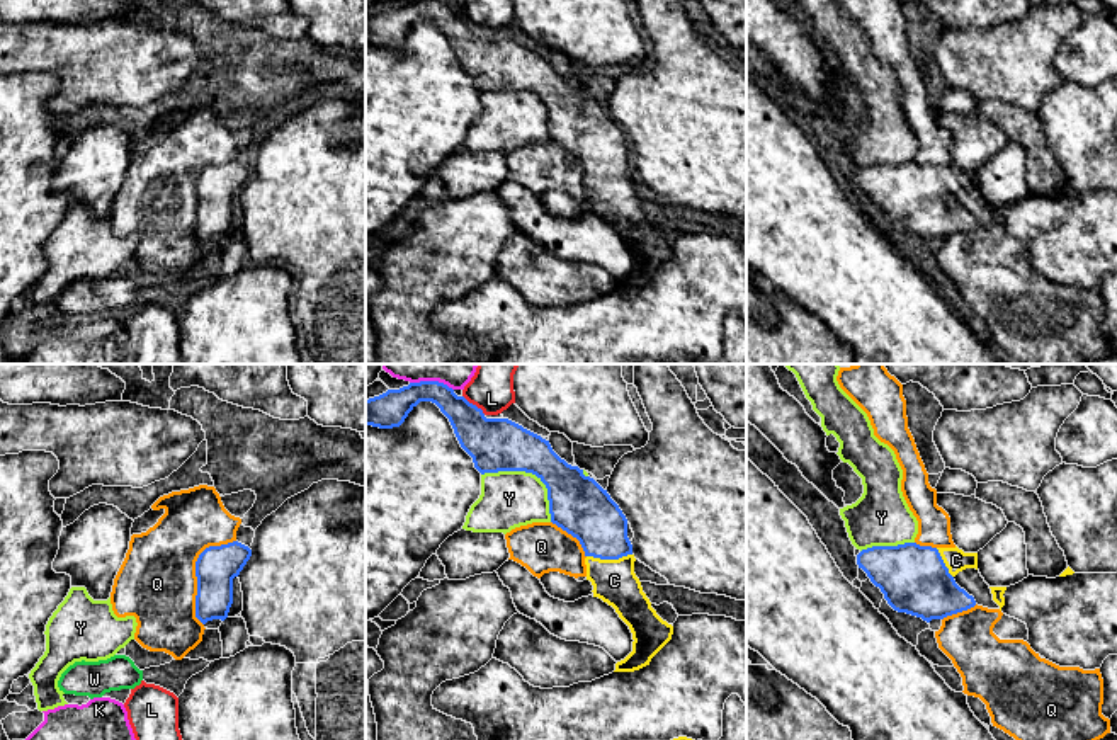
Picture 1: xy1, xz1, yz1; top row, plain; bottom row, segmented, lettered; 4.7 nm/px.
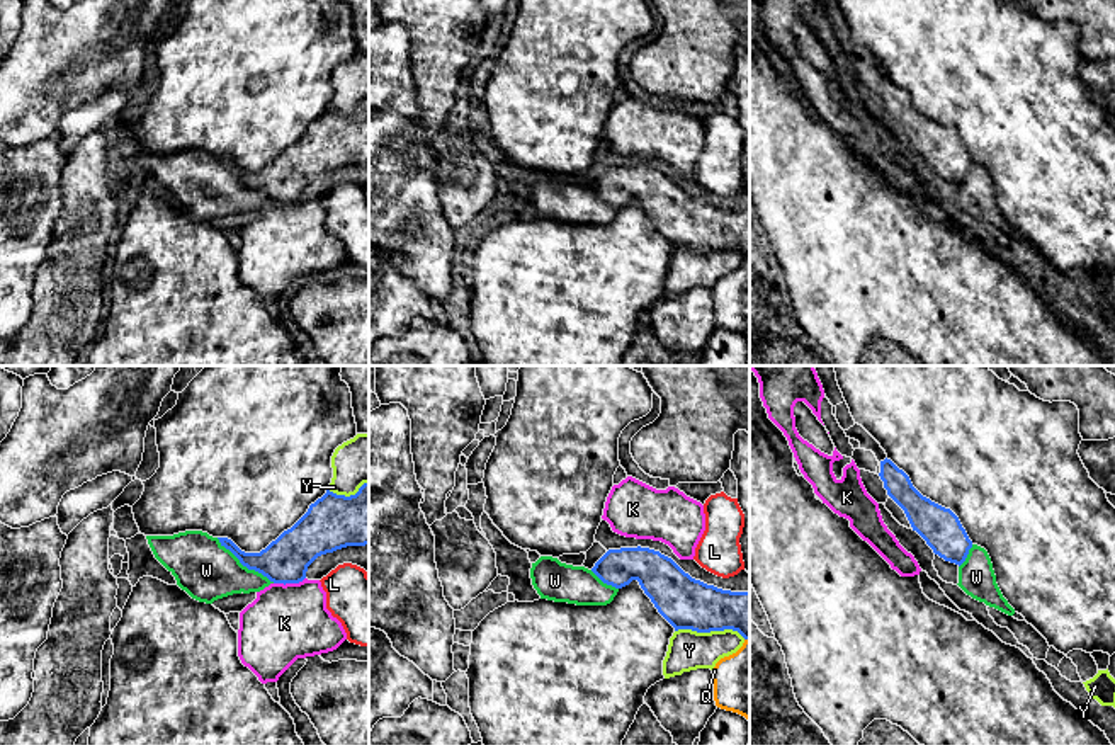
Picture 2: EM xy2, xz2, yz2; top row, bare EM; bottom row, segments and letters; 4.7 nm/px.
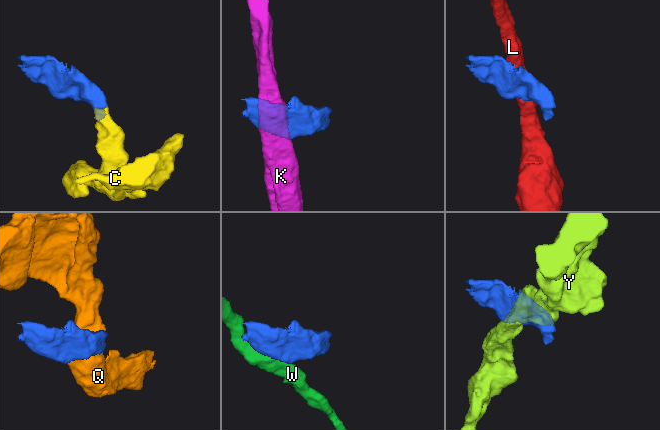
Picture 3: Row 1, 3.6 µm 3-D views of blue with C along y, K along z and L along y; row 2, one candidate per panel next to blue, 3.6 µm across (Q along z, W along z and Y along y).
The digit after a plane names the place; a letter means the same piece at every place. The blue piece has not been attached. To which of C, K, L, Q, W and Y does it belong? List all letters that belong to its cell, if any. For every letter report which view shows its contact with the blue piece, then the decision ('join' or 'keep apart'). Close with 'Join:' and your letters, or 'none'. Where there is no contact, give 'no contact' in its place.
C: meets blue in xz1; join
K: meets blue in xy2; keep apart
L: meets blue in xz1; keep apart
Q: meets blue in xy1; keep apart
W: meets blue in xy2; keep apart
Y: meets blue in xz1; keep apart
Join: C

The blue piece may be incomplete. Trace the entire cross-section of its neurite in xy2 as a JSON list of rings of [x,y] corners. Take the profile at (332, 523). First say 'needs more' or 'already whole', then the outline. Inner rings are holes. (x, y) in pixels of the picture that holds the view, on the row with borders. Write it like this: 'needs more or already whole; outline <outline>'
already whole; outline [[[369,483],[350,497],[326,490],[291,529],[260,553],[245,553],[228,537],[218,539],[248,570],[274,583],[299,583],[318,556],[369,544]]]

